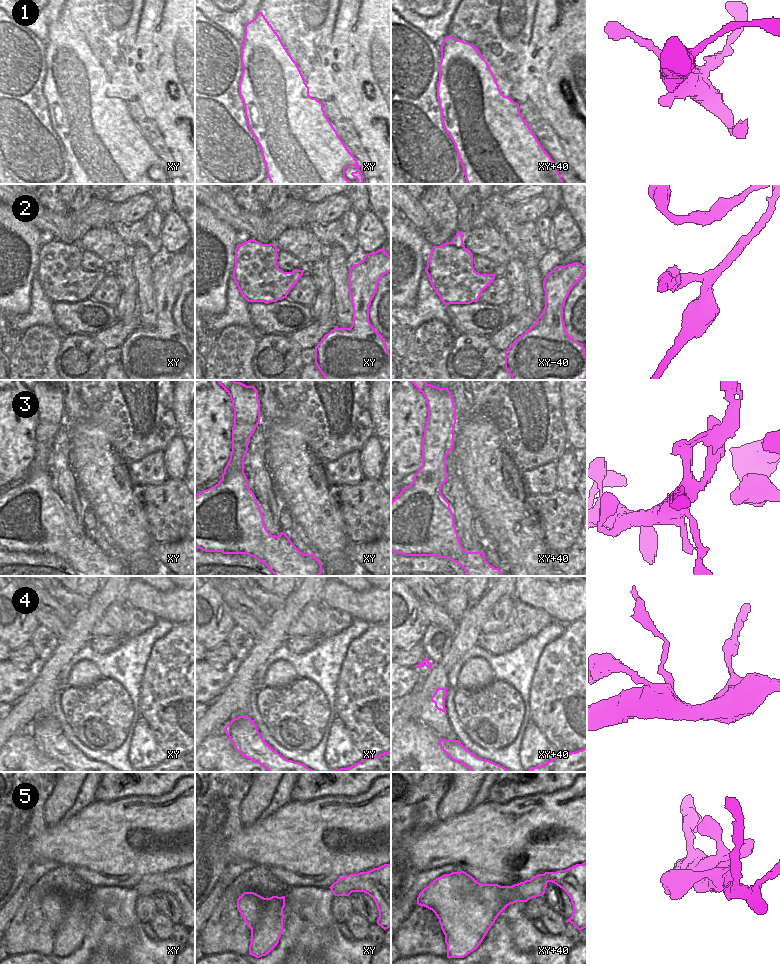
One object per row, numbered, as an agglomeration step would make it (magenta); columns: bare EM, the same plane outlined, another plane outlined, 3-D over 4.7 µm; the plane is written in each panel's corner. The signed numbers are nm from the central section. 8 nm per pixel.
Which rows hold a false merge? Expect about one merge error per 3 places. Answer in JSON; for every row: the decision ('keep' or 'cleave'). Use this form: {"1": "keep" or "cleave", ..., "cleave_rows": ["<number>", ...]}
{"1": "keep", "2": "keep", "3": "cleave", "4": "keep", "5": "keep", "cleave_rows": ["3"]}

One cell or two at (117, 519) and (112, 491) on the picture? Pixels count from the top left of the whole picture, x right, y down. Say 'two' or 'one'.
one

